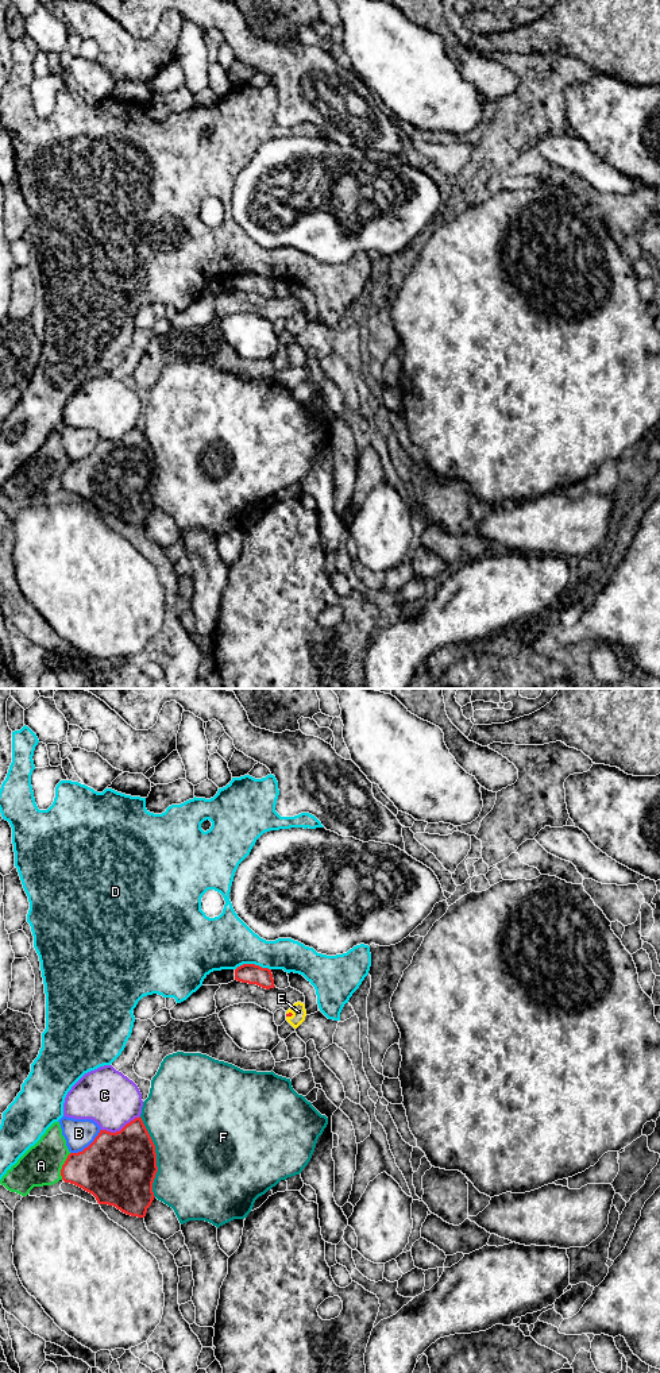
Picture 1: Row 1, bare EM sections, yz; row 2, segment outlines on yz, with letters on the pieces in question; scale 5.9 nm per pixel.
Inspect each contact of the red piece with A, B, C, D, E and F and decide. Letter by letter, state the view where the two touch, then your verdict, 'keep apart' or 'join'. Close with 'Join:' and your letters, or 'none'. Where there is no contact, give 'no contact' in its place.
A: meets red in yz; keep apart
B: meets red in yz; keep apart
C: meets red in yz; keep apart
D: meets red in yz; keep apart
E: meets red in yz; join
F: meets red in yz; keep apart
Join: E

